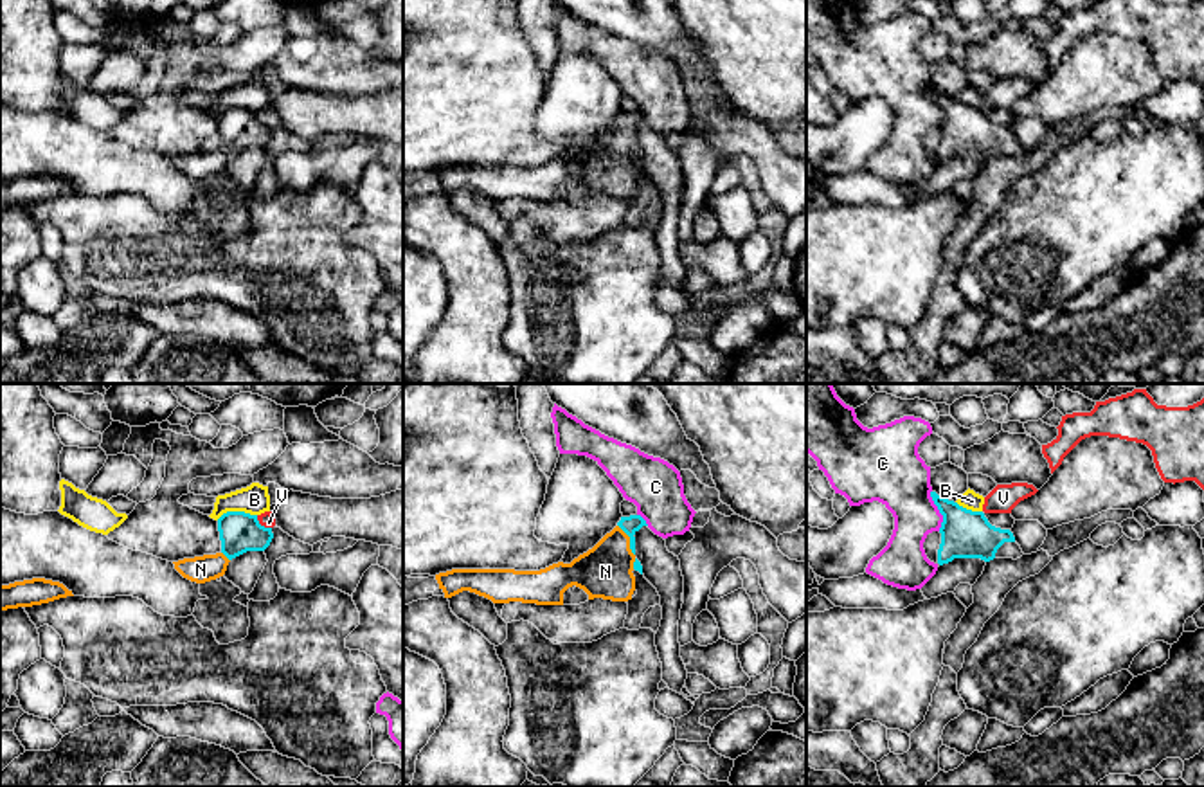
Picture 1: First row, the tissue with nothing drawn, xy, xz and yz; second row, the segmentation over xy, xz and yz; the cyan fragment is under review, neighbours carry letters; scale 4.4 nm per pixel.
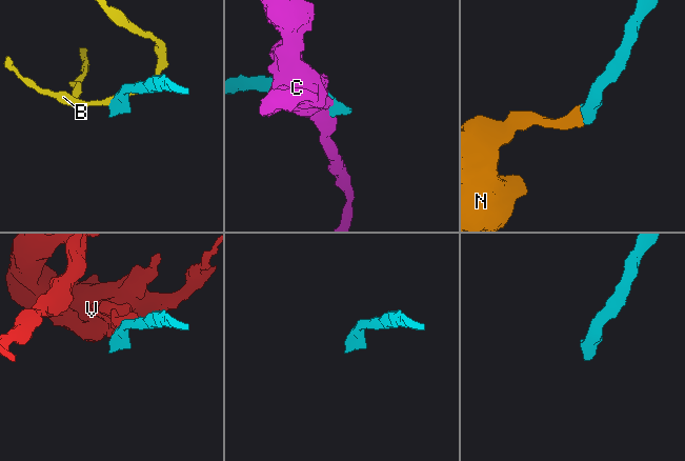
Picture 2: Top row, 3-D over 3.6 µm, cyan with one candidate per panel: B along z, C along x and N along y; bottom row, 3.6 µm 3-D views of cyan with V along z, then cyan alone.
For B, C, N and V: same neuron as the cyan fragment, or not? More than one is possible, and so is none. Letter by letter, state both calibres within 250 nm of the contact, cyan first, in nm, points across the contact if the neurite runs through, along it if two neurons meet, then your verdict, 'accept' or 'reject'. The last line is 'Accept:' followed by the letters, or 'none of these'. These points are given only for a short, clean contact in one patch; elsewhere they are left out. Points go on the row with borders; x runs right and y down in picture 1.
B: 180 nm thick on the cyan side, 140 nm on the other; border along xy (256, 514), (224, 512), (216, 519); reject
C: 220 nm thick on the cyan side, 280 nm on the other; reject
N: 80 nm thick on the cyan side, 240 nm on the other; runs through xz (634, 523), (630, 526), (630, 541), (605, 571); accept
V: 180 nm thick on the cyan side, 70 nm on the other; reject
Accept: N

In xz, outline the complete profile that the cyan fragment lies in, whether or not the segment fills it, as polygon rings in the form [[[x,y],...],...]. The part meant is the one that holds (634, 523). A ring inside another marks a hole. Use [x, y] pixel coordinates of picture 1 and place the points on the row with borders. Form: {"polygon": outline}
{"polygon": [[[641,515],[621,517],[610,533],[571,564],[558,562],[540,571],[452,569],[436,574],[436,580],[445,598],[470,591],[493,603],[563,605],[563,593],[576,585],[589,600],[628,602],[635,591],[632,571],[642,574],[633,537],[642,526],[648,524]]]}

